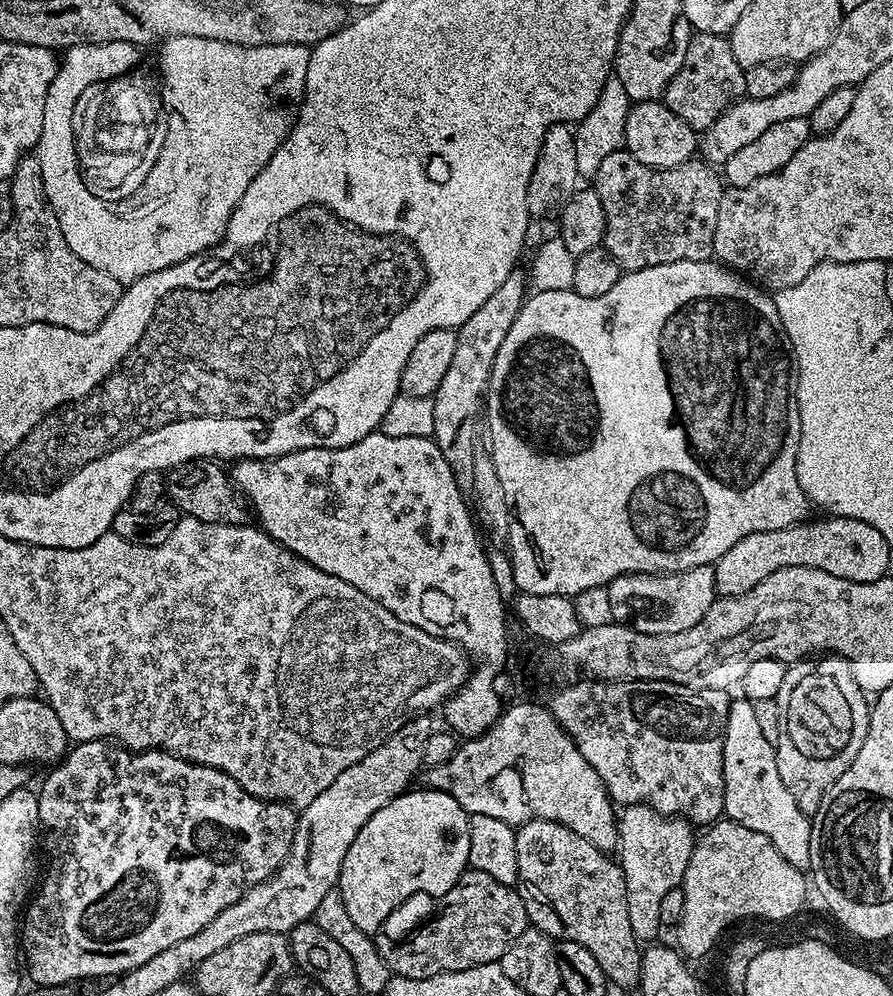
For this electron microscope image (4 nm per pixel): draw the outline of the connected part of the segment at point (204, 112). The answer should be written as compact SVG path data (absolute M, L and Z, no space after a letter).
M175 36L172 40L163 41L163 43L159 45L158 50L160 50L160 76L164 79L164 96L168 99L166 116L184 118L184 120L188 120L190 124L189 128L166 130L166 138L162 142L162 150L158 154L158 162L154 162L154 166L152 167L156 172L176 172L176 184L181 184L183 188L186 188L186 195L188 195L188 226L186 226L186 222L184 222L184 230L182 230L184 244L182 244L182 246L178 246L176 250L170 250L170 252L144 252L144 250L146 250L146 217L136 217L133 220L122 218L119 213L105 204L103 200L94 198L94 194L90 194L90 190L86 186L84 175L80 172L80 163L76 157L76 141L72 134L72 118L78 111L78 105L84 93L103 80L127 77L129 73L131 73L128 71L140 60L141 49L137 47L137 45L131 44L130 42L79 44L78 46L67 49L67 51L63 53L62 59L59 61L56 73L54 74L54 82L50 82L50 90L46 94L46 114L42 114L42 134L38 138L34 149L34 155L38 158L38 166L42 166L42 186L46 190L48 205L54 210L54 214L62 226L62 238L66 238L66 246L70 246L70 250L74 250L74 254L78 254L78 258L82 258L82 262L90 262L90 266L94 266L94 270L102 270L104 273L110 274L110 278L120 281L121 285L124 286L132 284L138 278L142 278L146 274L154 274L158 270L166 270L170 266L180 264L183 260L189 260L191 256L207 253L223 241L224 231L230 222L232 212L238 206L242 194L246 194L246 186L250 186L250 182L254 182L254 178L258 178L262 166L266 166L266 162L270 162L270 158L276 153L278 146L288 136L288 131L290 131L293 126L294 117L298 112L297 105L299 105L304 98L306 70L310 66L310 48L307 44L242 46L241 44L228 44L225 40L211 40L210 38L202 38L201 36Z

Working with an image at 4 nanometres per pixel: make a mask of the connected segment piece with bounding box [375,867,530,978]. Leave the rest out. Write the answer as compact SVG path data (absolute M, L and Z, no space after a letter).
M474 867L461 874L459 882L446 895L439 897L438 904L440 909L405 940L395 944L385 934L375 937L378 950L393 976L430 978L443 972L495 964L530 926L519 891Z

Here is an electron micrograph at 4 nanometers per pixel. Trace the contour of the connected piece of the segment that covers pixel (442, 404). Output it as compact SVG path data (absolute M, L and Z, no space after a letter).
M523 271L512 272L506 282L502 282L502 286L498 286L498 290L494 290L494 294L490 294L490 298L486 298L486 302L482 302L482 306L478 306L478 310L474 310L474 314L455 329L458 346L454 349L454 359L438 390L431 396L434 410L431 439L435 440L438 450L442 450L442 458L450 462L454 478L461 482L472 478L474 442L478 438L476 423L480 420L480 404L482 408L486 400L488 375L492 373L494 358L498 358L498 346L502 346L502 338L510 334L510 326L514 326L514 318L518 318L529 288Z

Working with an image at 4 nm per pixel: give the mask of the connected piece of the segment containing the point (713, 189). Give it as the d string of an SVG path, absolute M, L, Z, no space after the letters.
M621 150L609 154L602 166L598 166L594 187L598 198L602 198L602 210L606 212L606 234L602 247L612 255L614 262L618 262L624 272L637 272L670 262L702 262L713 259L718 206L722 206L726 191L721 173L713 165L703 159L693 158L677 168L658 170L642 166L638 158Z

